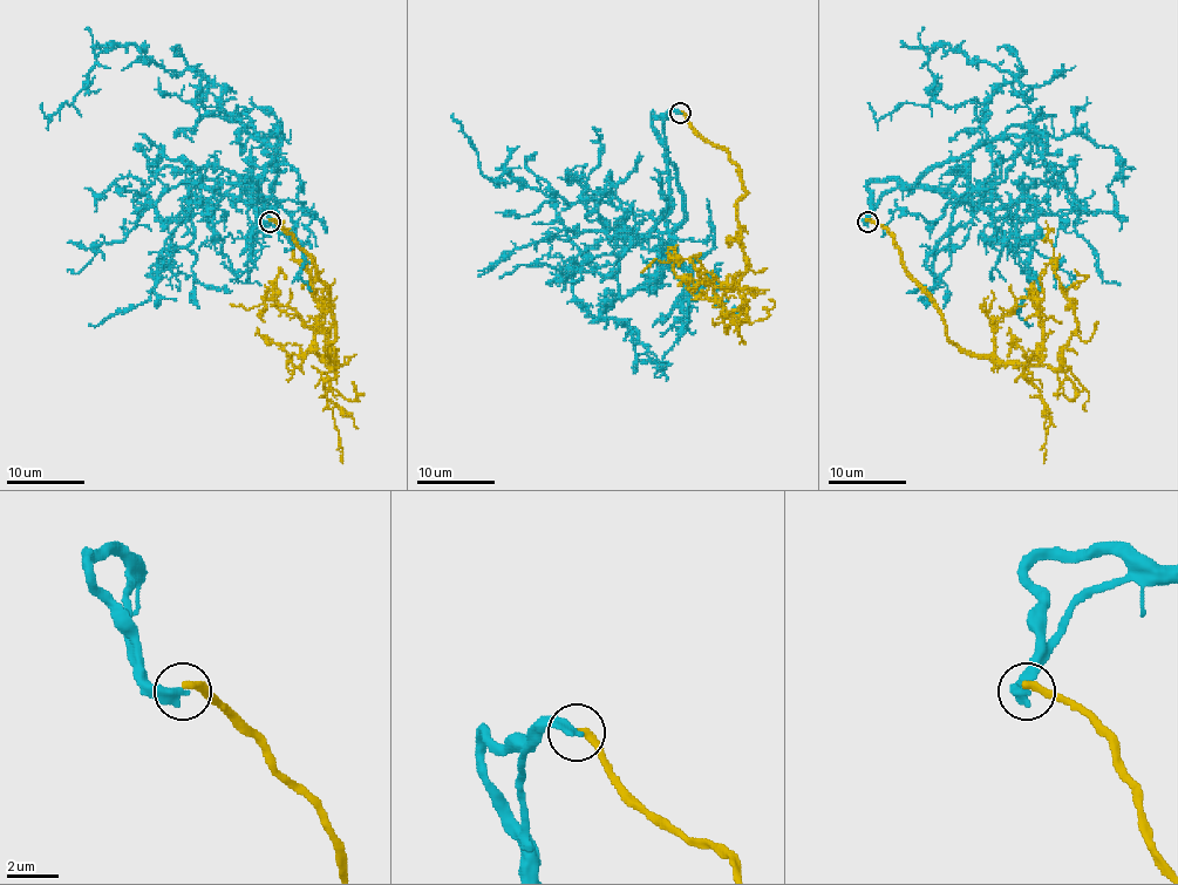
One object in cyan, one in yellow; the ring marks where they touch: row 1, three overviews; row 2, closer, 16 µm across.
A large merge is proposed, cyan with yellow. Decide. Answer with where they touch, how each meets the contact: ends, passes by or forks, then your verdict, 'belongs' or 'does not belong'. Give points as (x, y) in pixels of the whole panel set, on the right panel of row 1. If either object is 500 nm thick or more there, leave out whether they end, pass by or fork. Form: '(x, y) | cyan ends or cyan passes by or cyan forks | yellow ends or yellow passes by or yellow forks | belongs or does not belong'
(867, 222) | cyan ends | yellow ends | does not belong

